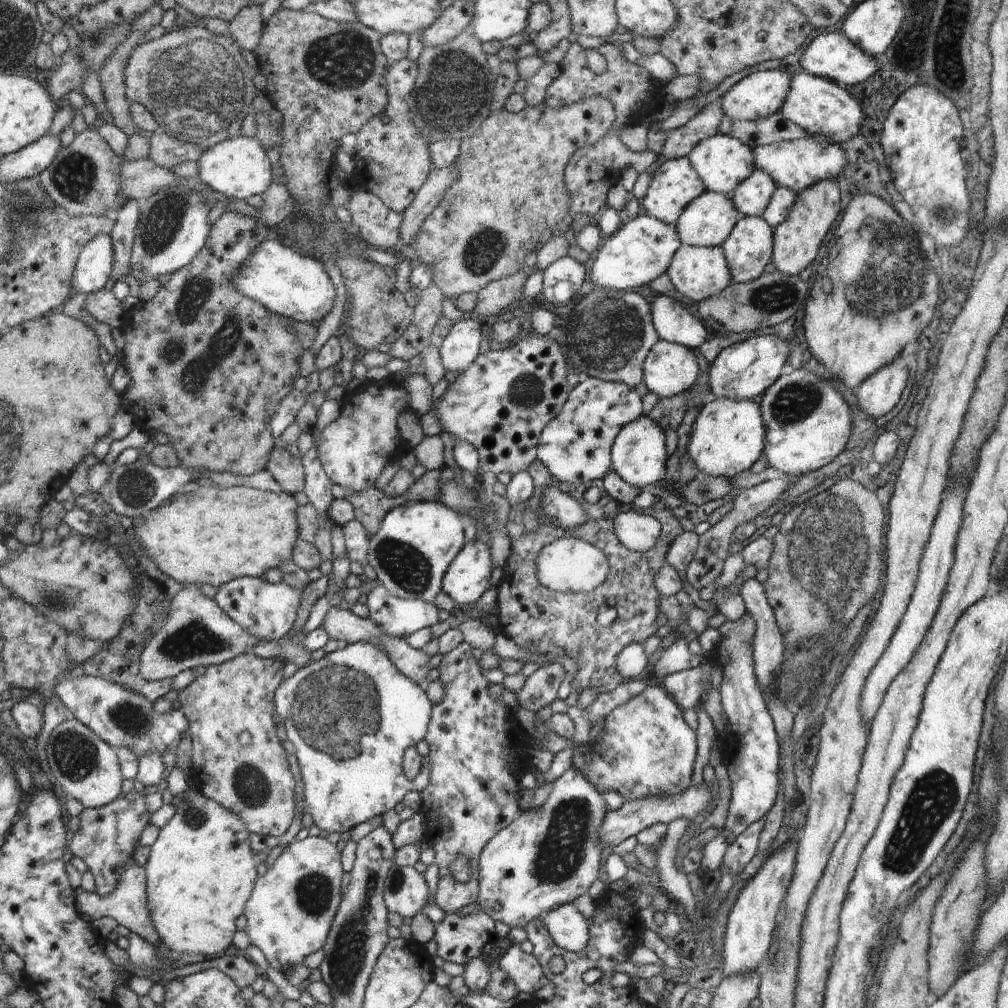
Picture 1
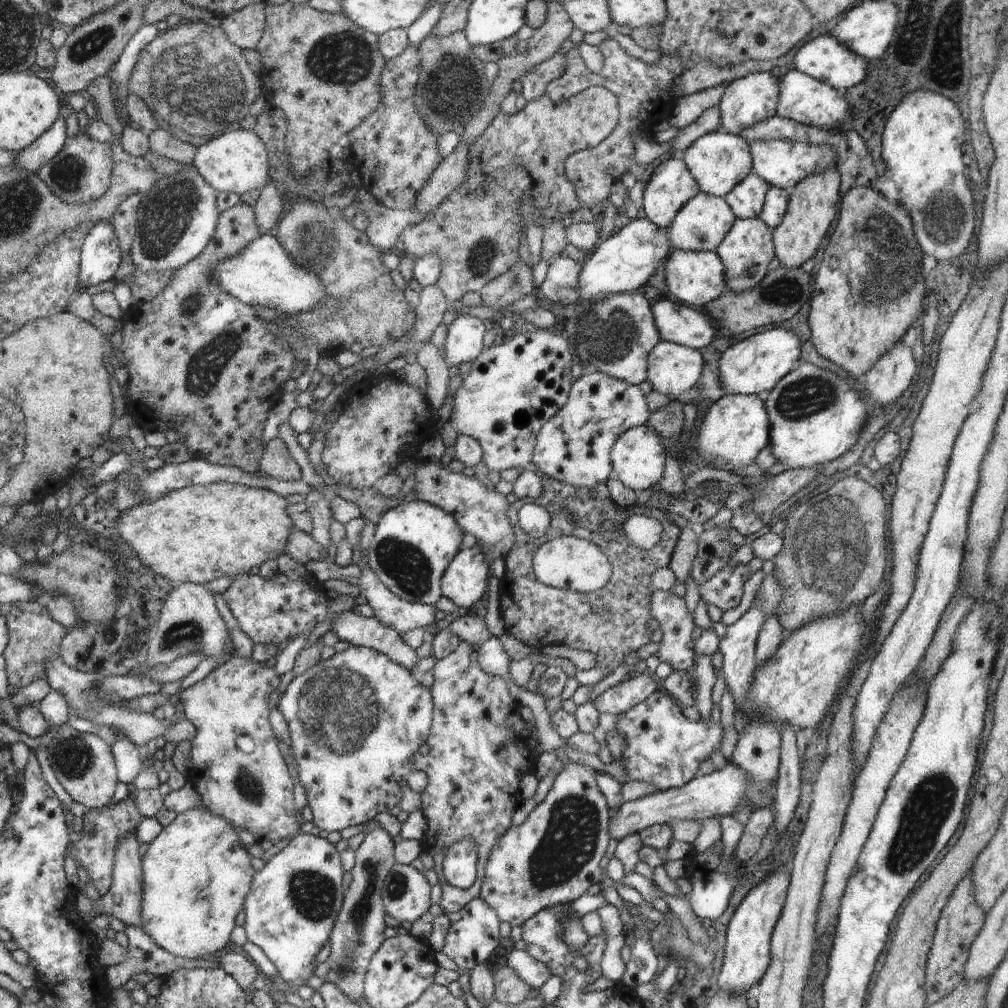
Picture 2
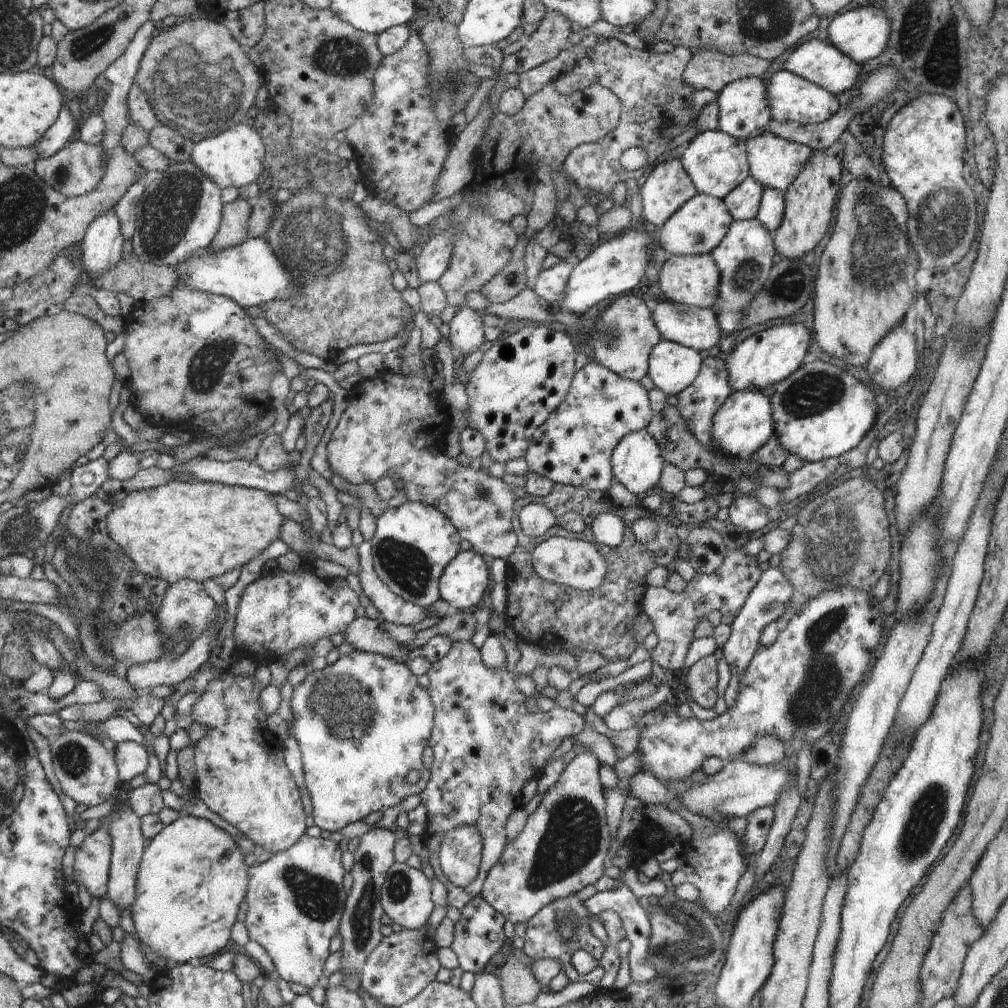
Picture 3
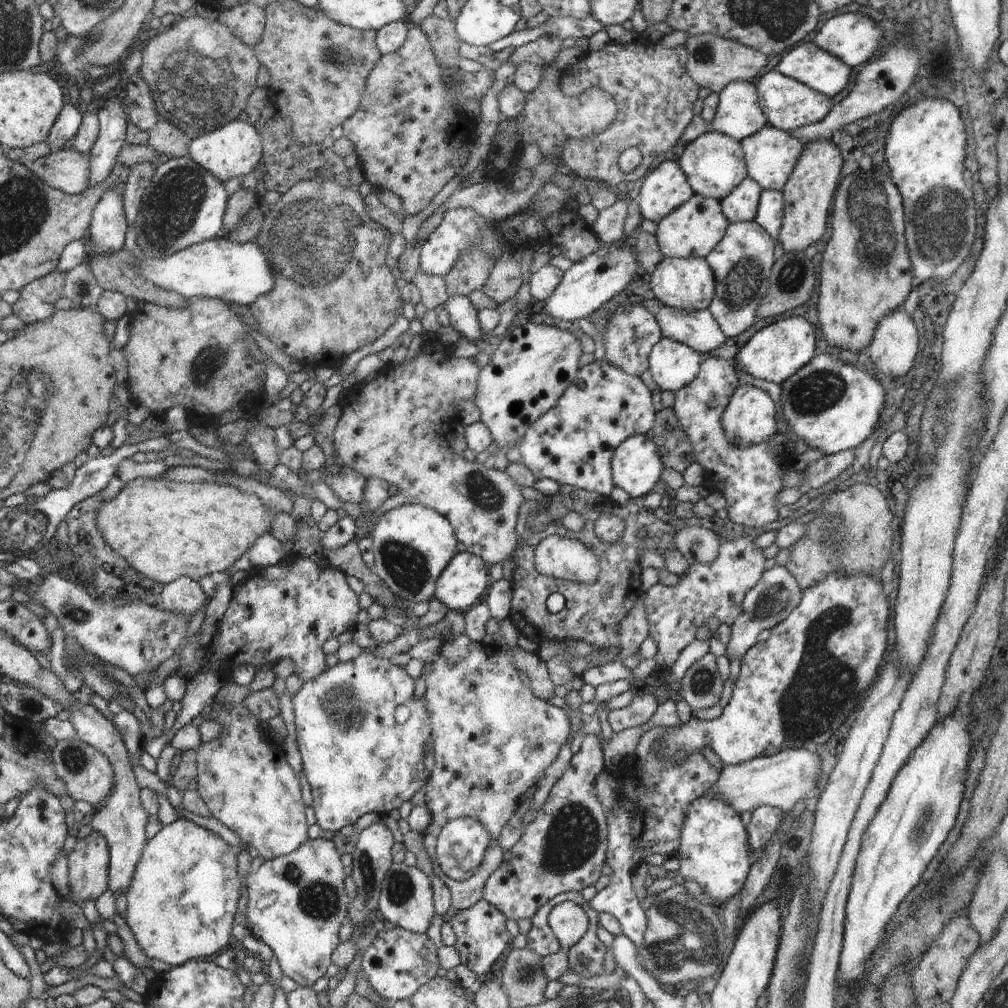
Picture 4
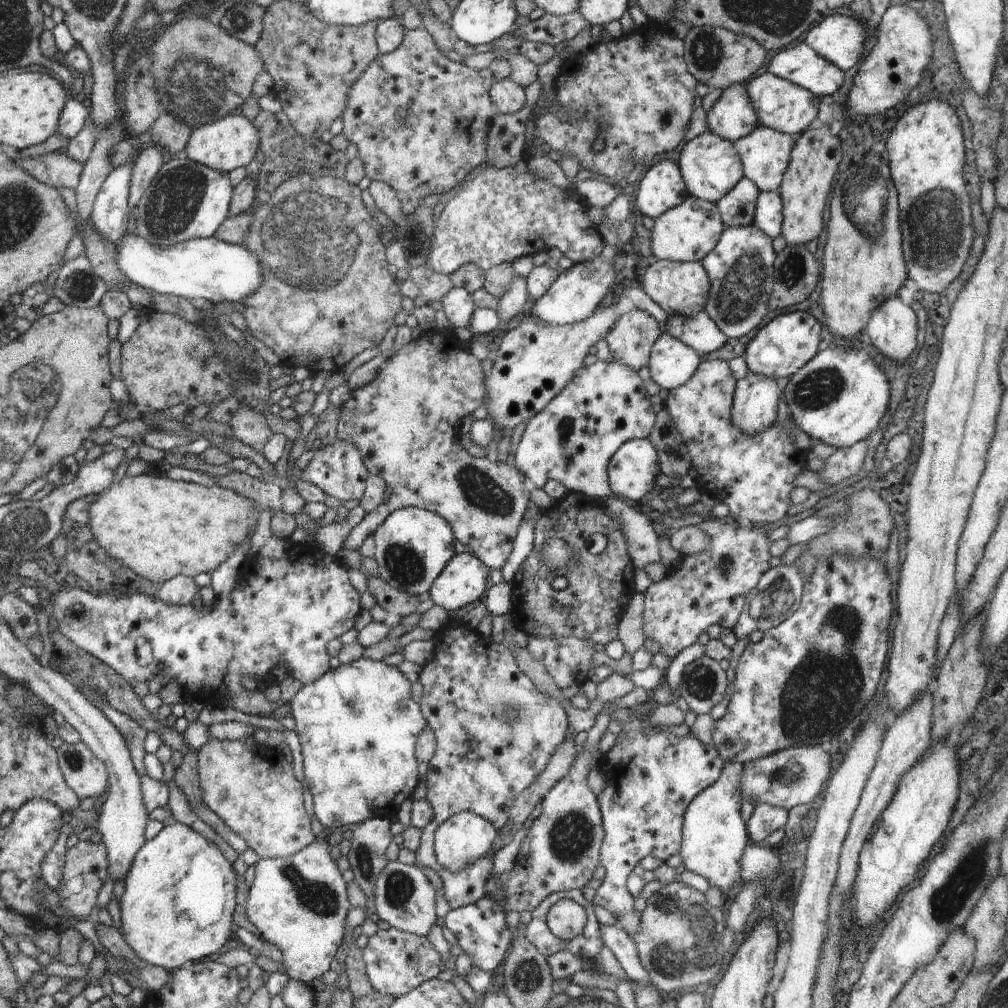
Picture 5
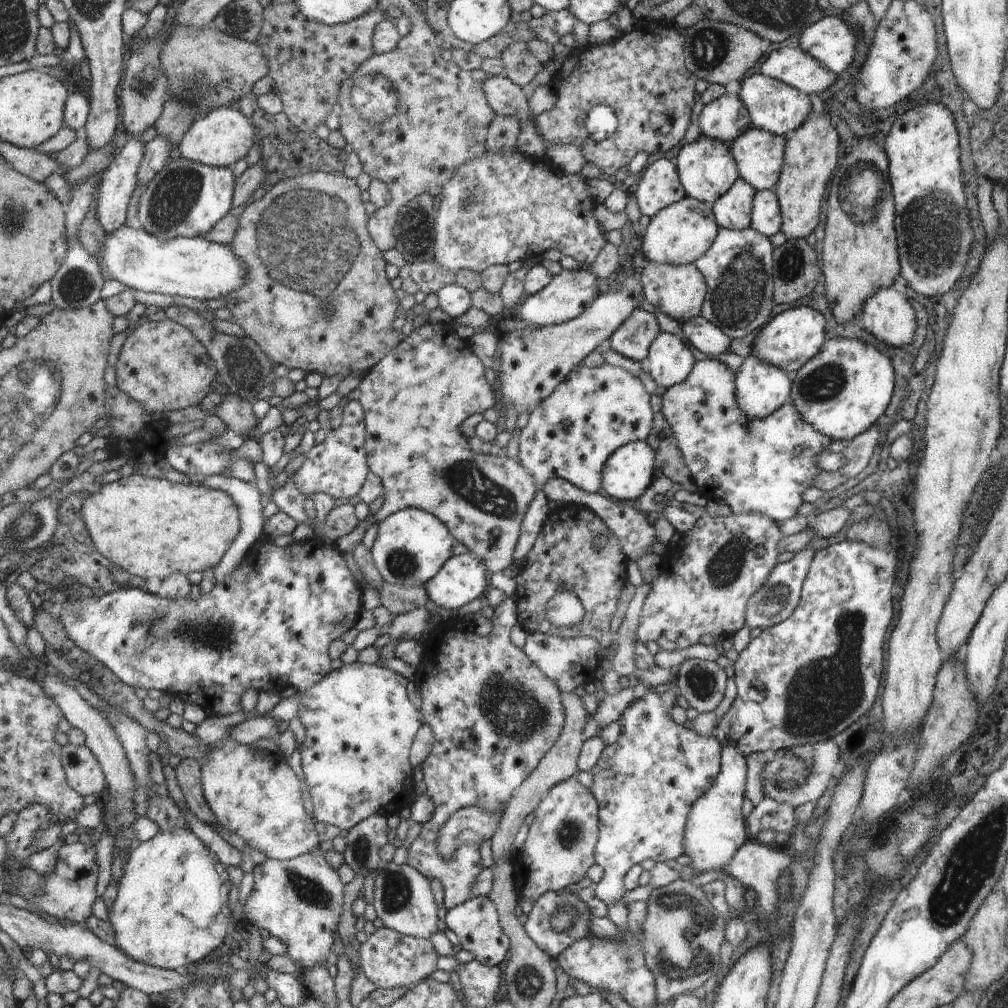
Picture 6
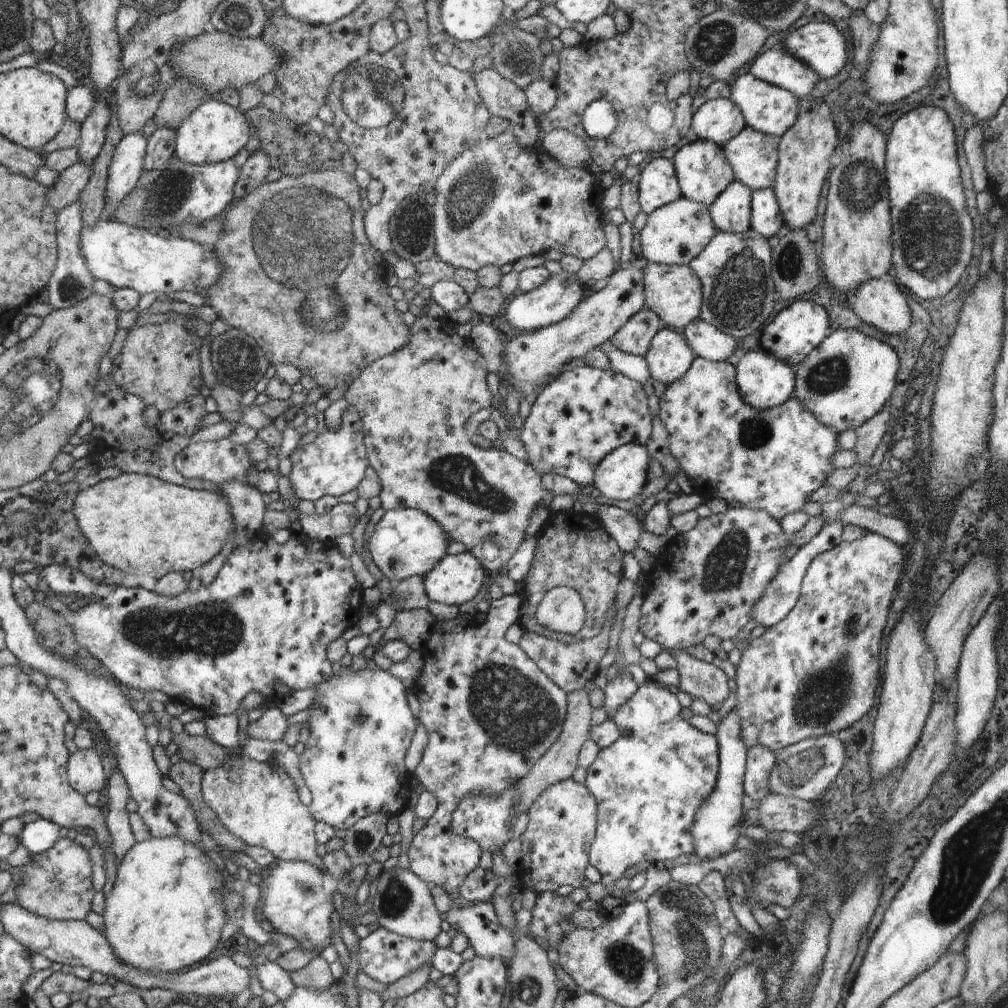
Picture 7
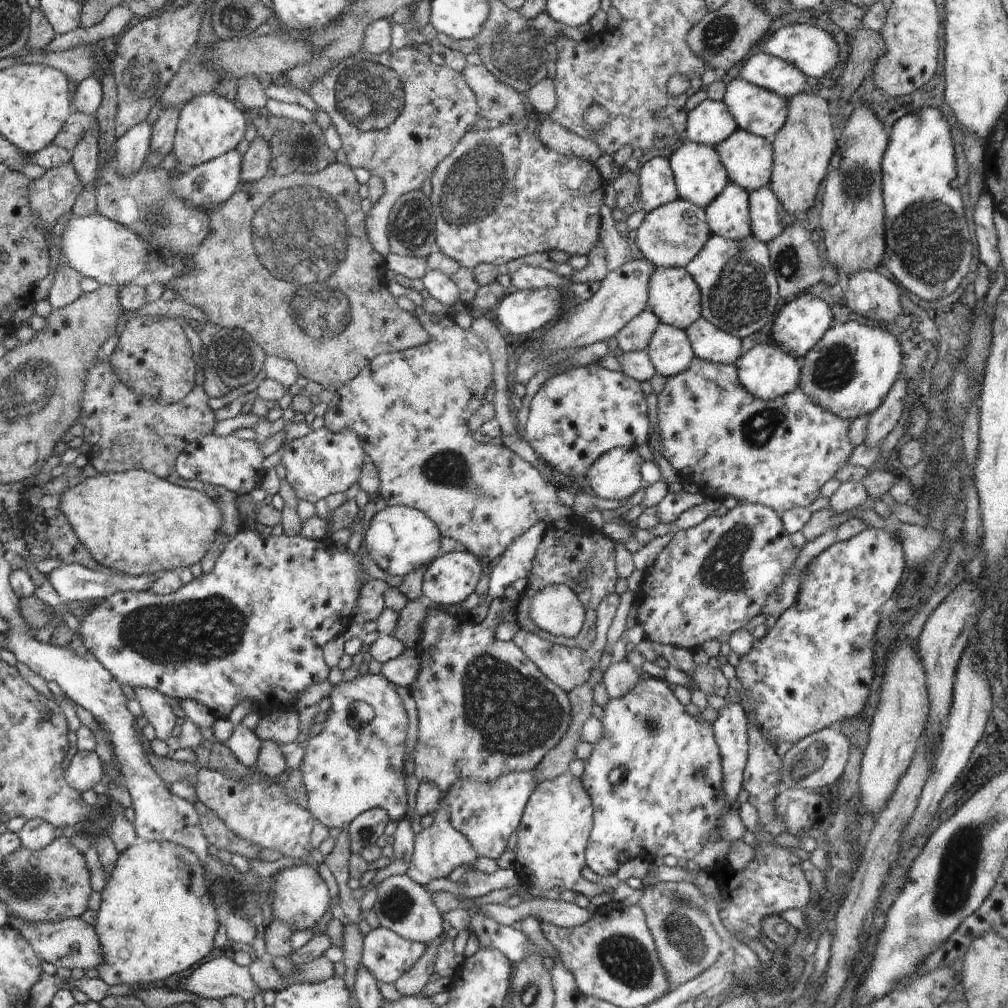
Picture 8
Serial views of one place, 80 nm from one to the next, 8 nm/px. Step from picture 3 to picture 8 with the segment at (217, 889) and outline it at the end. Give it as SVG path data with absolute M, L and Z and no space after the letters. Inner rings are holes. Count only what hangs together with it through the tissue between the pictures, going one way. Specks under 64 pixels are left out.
M139 841L138 844L132 845L124 852L119 854L116 866L108 884L101 890L102 902L96 914L96 925L93 927L98 933L98 938L103 952L103 963L97 968L100 979L102 979L109 987L116 986L116 984L131 984L138 986L139 984L152 984L157 980L165 980L170 978L172 974L184 972L188 968L192 968L194 964L202 962L213 949L214 935L217 928L220 926L217 917L216 907L213 900L210 899L207 880L205 877L205 866L203 862L196 856L195 852L188 850L188 848L174 844L168 841Z

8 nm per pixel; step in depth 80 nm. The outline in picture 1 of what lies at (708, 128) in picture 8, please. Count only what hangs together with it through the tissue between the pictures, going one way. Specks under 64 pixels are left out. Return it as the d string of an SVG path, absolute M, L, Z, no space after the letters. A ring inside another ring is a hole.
M780 69L756 71L741 79L723 94L721 107L730 118L743 121L755 121L768 118L783 107L791 87L791 76Z

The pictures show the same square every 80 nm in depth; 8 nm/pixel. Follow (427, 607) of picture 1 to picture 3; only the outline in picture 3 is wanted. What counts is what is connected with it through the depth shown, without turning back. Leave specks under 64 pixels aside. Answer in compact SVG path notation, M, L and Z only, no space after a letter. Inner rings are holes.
M363 541L359 546L361 592L366 594L379 611L381 619L393 625L404 625L414 627L414 624L422 622L427 614L424 607L406 602L400 596L396 596L375 573L373 567L373 556L371 553L371 541Z

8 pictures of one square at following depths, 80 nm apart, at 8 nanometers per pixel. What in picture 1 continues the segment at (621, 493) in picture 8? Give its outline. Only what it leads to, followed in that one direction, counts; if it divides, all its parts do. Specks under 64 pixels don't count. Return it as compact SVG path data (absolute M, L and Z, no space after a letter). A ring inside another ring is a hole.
M642 414L625 424L616 435L611 448L611 468L622 480L640 489L648 484L663 484L666 481L667 457L665 432L648 415Z

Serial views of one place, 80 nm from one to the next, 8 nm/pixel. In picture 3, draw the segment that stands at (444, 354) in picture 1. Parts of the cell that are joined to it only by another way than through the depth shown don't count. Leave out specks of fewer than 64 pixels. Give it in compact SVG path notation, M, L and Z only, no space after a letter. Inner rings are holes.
M465 306L449 322L449 340L454 359L458 356L468 356L480 350L484 342L484 326L482 316Z

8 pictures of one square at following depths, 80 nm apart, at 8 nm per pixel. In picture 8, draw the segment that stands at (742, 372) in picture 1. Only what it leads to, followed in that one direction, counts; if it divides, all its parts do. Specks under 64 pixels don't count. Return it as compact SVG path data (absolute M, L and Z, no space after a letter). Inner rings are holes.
M804 292L803 295L788 300L785 306L780 308L778 316L772 322L769 340L796 360L802 360L832 326L833 314L828 304L821 298Z

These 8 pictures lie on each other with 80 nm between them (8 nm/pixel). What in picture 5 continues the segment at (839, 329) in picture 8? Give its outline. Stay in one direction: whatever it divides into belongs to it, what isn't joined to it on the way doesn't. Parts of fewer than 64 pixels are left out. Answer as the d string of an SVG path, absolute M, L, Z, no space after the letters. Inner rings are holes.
M834 344L816 353L812 360L789 377L785 381L783 393L790 416L797 428L806 432L814 443L824 442L837 449L851 447L861 440L868 439L880 426L880 420L886 414L890 402L890 386L884 372L863 351L847 350Z

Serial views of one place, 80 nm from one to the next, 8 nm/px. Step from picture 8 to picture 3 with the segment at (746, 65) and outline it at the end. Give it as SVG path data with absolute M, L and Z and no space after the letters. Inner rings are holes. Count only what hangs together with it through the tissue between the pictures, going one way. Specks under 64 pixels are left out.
M811 39L798 46L784 65L784 70L797 74L819 87L825 88L833 95L846 92L858 82L860 76L860 65L856 64L849 56L840 52L827 39Z

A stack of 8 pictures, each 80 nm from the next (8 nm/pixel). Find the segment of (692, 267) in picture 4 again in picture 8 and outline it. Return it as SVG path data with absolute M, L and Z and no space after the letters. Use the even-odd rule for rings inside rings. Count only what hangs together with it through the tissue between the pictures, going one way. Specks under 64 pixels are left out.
M656 267L647 284L649 297L647 306L662 323L685 331L688 325L701 317L701 292L696 281L685 267Z

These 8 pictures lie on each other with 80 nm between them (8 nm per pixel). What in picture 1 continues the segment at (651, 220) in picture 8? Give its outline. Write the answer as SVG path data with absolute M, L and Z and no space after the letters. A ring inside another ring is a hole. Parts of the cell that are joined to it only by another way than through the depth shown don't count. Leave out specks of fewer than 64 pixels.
M704 191L686 206L674 228L677 230L682 245L720 247L742 217L730 200L730 196L714 191Z

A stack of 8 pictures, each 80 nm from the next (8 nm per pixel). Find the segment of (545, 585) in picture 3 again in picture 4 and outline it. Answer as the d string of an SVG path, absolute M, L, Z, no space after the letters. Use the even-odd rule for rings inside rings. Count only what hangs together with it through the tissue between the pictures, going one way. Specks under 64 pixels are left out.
M560 485L558 492L554 496L546 497L539 503L539 506L553 516L553 521L542 532L533 533L527 527L527 520L517 520L517 535L520 542L517 543L513 552L516 566L514 566L510 580L512 587L510 620L520 635L539 645L549 640L582 640L603 653L608 652L608 648L616 648L620 644L620 639L619 633L614 632L614 625L626 618L636 599L643 592L639 578L644 568L640 564L642 555L639 549L659 552L664 558L666 552L677 549L675 534L678 530L664 515L645 509L638 501L630 500L628 504L620 506L604 495L566 485ZM571 510L578 512L584 519L584 526L579 532L570 531L561 524L561 518ZM602 513L616 515L625 522L623 535L614 544L602 542L595 535L594 523ZM641 527L650 532L643 539L639 537ZM550 535L579 540L592 550L599 560L600 567L596 582L591 585L573 583L544 576L536 570L532 553L536 545ZM554 592L560 592L565 598L564 610L556 614L546 609L546 600Z

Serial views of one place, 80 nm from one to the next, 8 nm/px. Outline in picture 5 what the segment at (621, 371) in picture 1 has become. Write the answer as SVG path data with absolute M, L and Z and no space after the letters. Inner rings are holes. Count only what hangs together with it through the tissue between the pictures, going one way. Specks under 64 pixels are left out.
M637 308L617 318L604 340L615 361L638 372L649 365L652 344L661 334L656 319Z

